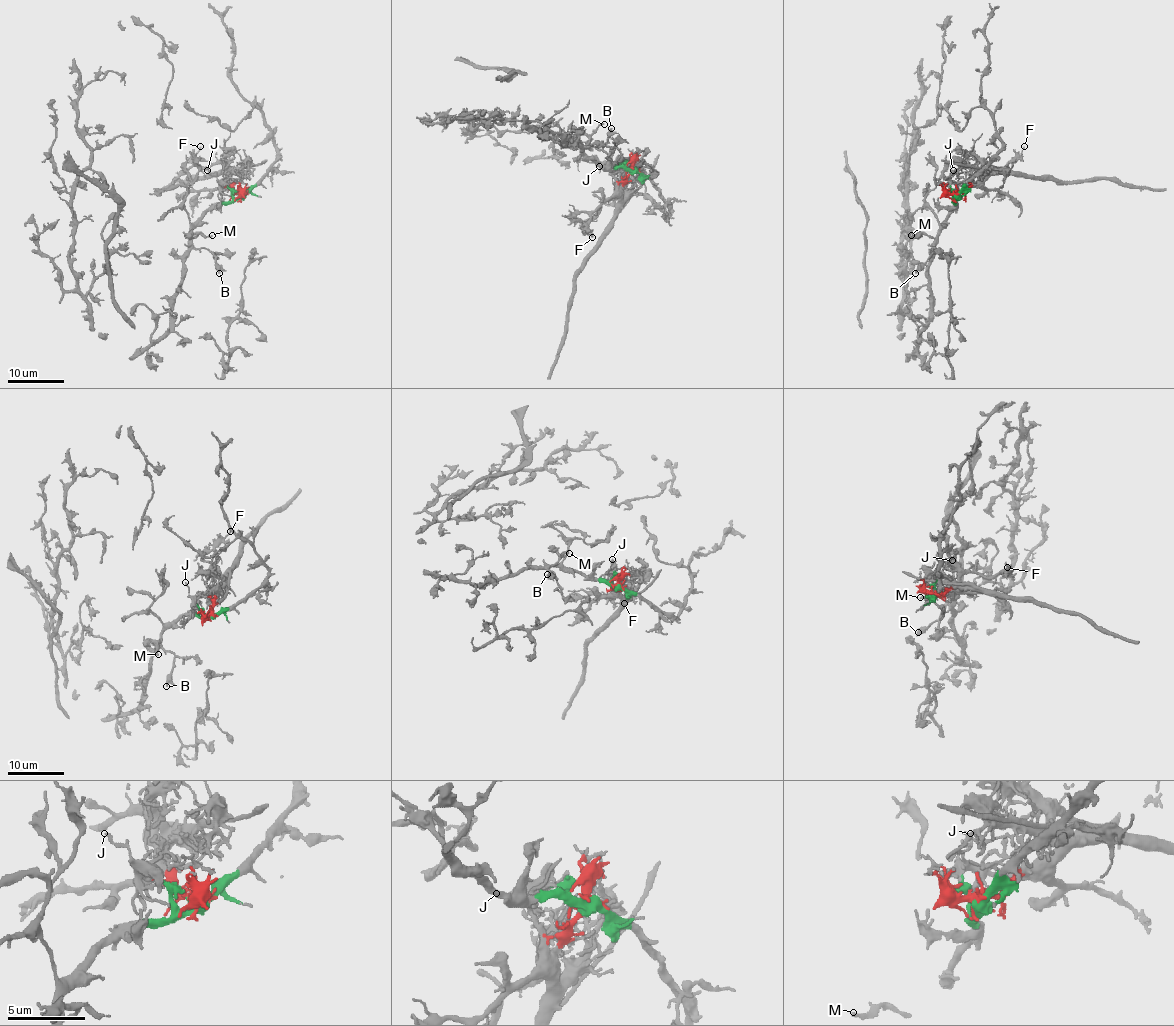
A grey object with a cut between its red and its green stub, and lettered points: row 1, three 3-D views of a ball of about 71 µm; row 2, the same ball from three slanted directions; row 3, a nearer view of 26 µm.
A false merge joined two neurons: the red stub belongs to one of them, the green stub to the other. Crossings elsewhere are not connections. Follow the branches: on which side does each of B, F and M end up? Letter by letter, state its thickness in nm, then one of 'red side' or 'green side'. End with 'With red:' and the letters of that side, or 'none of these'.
B: 280 nm thick; green side
F: 130 nm thick; red side
M: 200 nm thick; green side
With red: F

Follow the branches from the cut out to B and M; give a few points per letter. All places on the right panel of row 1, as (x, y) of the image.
B: (957, 195), (954, 209), (939, 231), (933, 248), (936, 250), (915, 273)
M: (957, 195), (954, 209), (939, 233), (933, 238), (922, 233), (910, 235)

